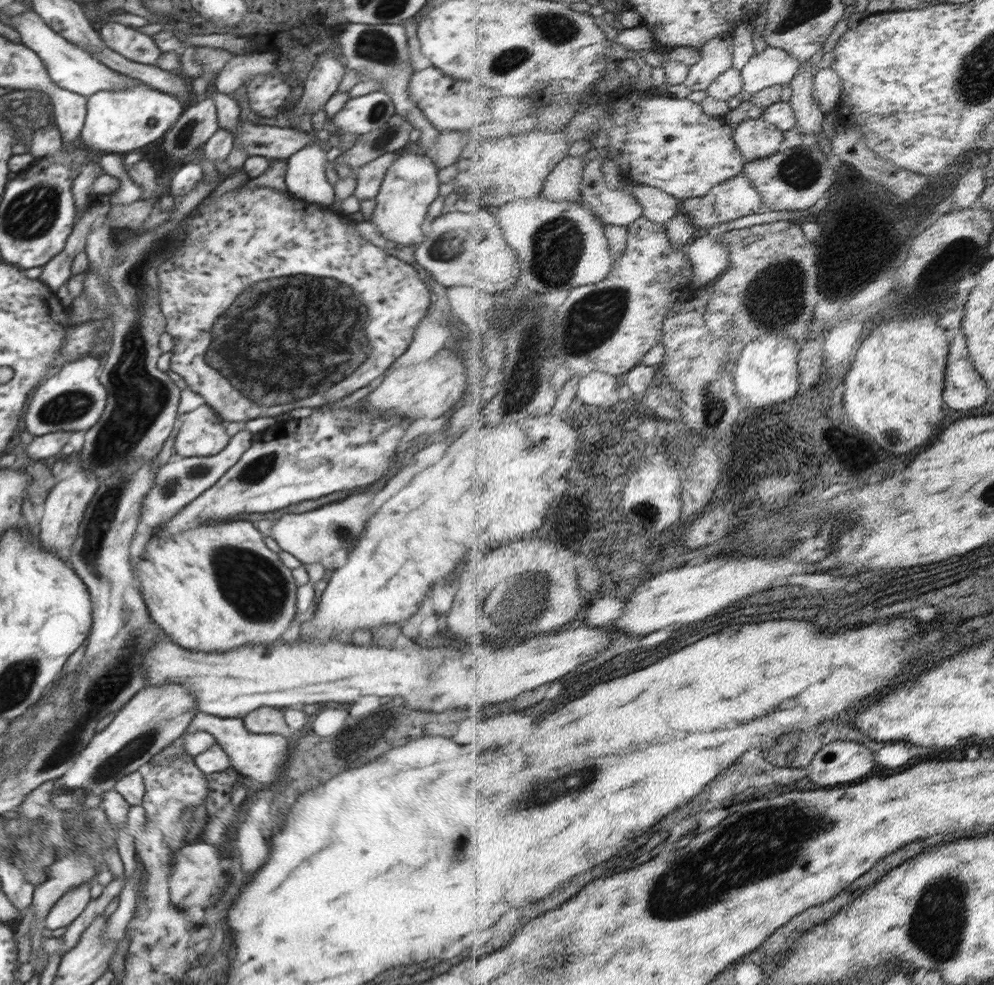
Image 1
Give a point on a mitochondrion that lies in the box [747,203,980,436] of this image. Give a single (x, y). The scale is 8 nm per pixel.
(959, 253)

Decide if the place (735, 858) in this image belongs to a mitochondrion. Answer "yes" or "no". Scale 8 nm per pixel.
yes

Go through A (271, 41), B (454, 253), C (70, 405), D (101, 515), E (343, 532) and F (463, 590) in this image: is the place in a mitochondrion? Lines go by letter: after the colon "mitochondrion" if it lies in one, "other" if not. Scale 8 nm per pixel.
A: other
B: mitochondrion
C: mitochondrion
D: mitochondrion
E: mitochondrion
F: other

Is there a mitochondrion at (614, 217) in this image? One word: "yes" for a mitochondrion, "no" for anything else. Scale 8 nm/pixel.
no

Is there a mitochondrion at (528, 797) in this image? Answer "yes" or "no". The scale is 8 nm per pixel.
yes

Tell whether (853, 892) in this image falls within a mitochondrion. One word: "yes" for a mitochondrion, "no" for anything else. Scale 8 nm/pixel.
no

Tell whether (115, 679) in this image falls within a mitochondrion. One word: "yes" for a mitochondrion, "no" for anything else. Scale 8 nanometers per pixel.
yes

